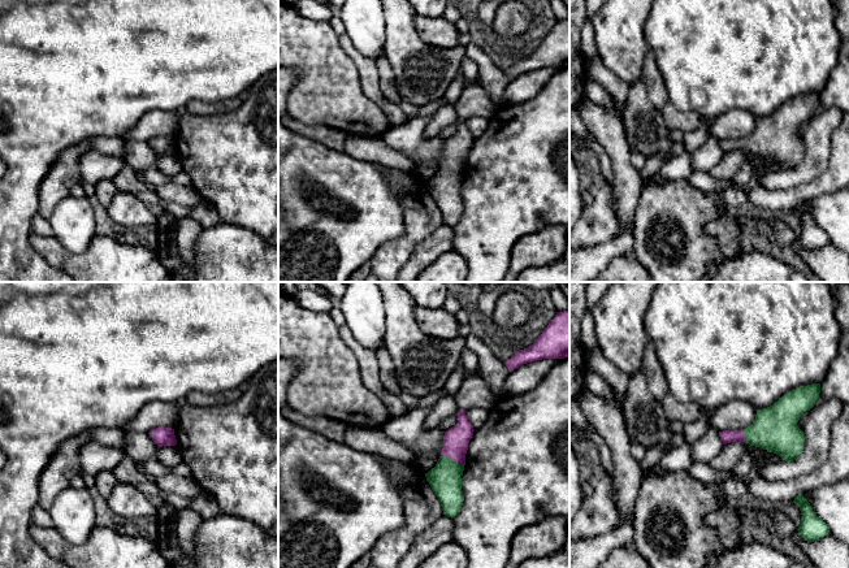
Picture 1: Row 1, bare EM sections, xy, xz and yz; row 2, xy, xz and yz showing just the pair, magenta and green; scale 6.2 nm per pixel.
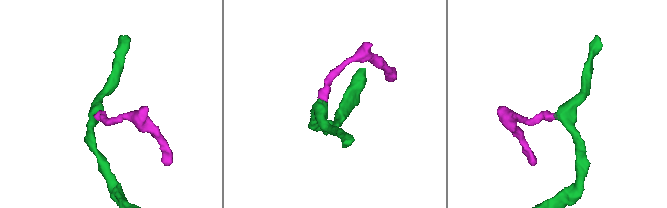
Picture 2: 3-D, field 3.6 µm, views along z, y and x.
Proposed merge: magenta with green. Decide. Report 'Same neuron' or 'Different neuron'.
Same neuron

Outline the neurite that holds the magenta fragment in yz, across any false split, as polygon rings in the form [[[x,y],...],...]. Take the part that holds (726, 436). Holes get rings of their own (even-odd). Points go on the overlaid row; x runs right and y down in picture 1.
[[[820,383],[800,386],[784,394],[767,408],[757,411],[750,426],[740,430],[723,430],[723,445],[746,442],[793,461],[803,450],[803,430],[797,426],[800,417],[810,411],[820,394]]]

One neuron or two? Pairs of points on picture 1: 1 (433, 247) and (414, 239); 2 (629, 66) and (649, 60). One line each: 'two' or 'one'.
1: two
2: two

